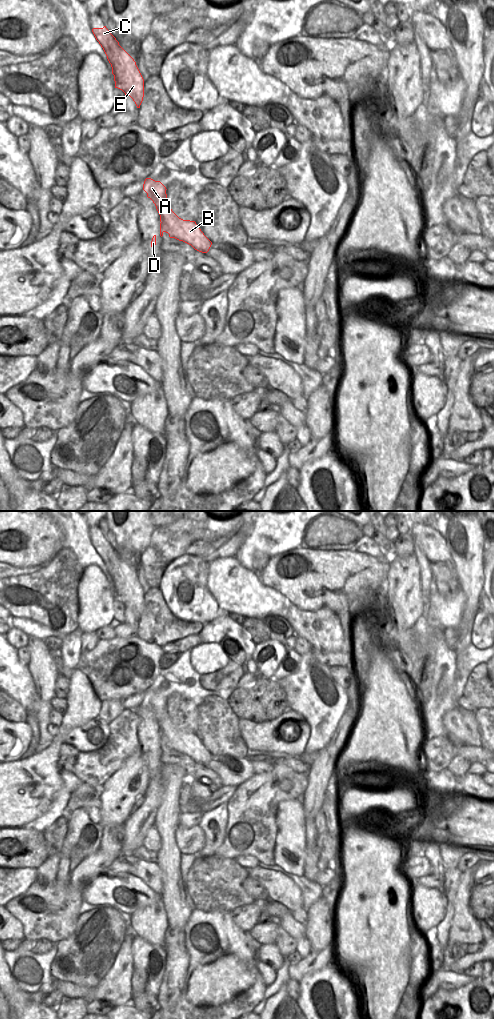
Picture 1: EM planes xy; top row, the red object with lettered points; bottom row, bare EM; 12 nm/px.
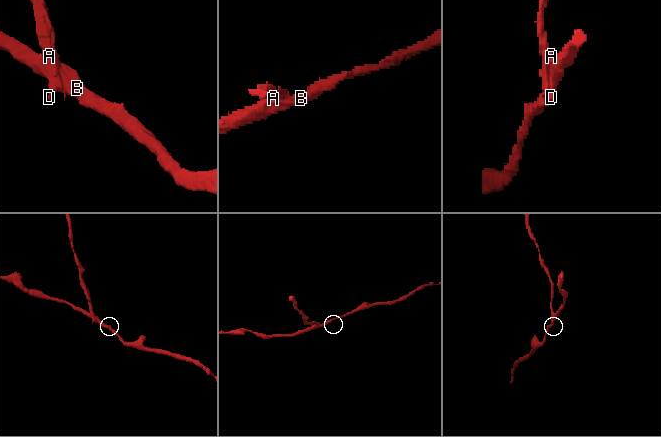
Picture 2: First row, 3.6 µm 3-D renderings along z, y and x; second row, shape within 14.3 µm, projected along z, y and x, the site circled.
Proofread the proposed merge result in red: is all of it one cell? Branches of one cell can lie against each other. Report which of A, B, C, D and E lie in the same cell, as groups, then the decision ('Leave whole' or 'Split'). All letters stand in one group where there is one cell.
Groups: A C D E / B. Split

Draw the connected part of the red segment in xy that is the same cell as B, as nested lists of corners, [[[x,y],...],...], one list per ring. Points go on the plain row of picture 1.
[[[168,714],[158,723],[160,734],[168,738],[170,750],[175,750],[191,757],[195,762],[207,765],[212,754],[204,747],[195,733],[179,730],[170,720]]]

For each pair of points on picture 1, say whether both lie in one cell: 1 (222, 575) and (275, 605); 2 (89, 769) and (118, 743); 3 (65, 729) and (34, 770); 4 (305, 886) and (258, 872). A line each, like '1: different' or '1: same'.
1: same
2: same
3: same
4: different

